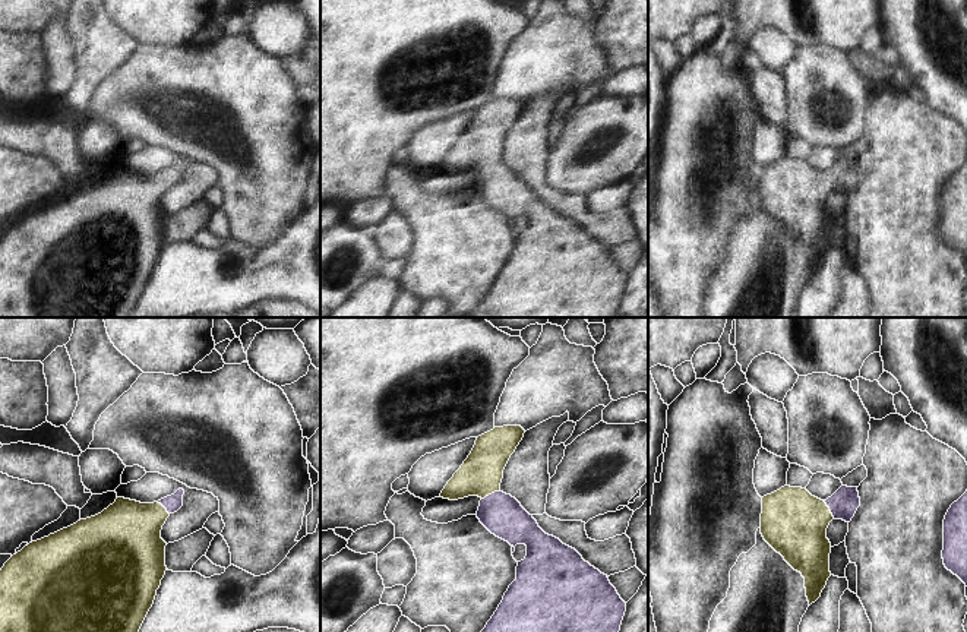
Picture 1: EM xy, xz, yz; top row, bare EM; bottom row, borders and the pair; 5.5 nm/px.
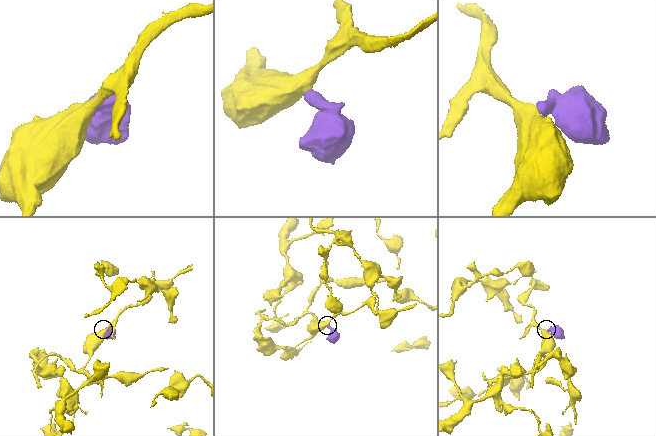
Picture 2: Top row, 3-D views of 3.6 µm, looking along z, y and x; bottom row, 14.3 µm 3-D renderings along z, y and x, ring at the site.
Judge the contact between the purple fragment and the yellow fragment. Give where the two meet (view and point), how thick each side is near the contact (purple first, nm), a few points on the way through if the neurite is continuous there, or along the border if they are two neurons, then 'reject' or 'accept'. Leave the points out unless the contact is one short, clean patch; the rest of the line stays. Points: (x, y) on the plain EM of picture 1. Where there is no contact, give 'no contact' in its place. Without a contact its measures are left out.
contact xz (492, 166); calibres 220 and 240 nm; way xz (501, 186), (492, 166), (482, 145); accept

